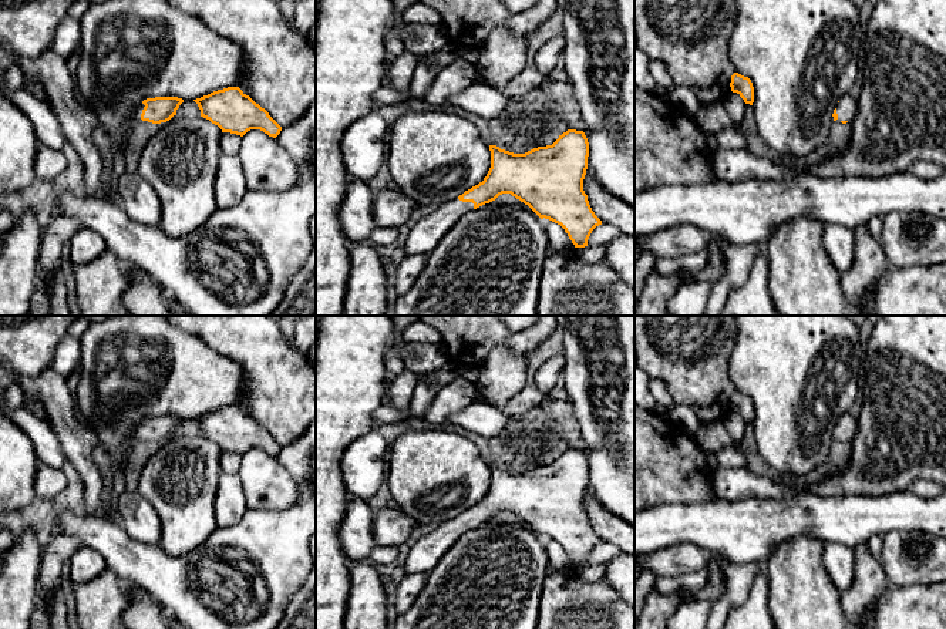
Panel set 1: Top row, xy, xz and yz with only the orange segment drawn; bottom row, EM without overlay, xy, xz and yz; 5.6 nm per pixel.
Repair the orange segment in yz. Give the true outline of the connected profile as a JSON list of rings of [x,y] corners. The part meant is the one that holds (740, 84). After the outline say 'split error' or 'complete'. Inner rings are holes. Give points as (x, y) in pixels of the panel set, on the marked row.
[[[734,73],[731,75],[731,83],[730,83],[731,91],[737,92],[745,104],[753,105],[754,102],[754,87],[753,83],[748,77],[744,77],[738,73]]]; complete

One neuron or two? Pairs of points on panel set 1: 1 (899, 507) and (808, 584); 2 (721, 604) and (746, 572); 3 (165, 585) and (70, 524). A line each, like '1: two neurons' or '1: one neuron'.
1: two neurons
2: one neuron
3: one neuron

